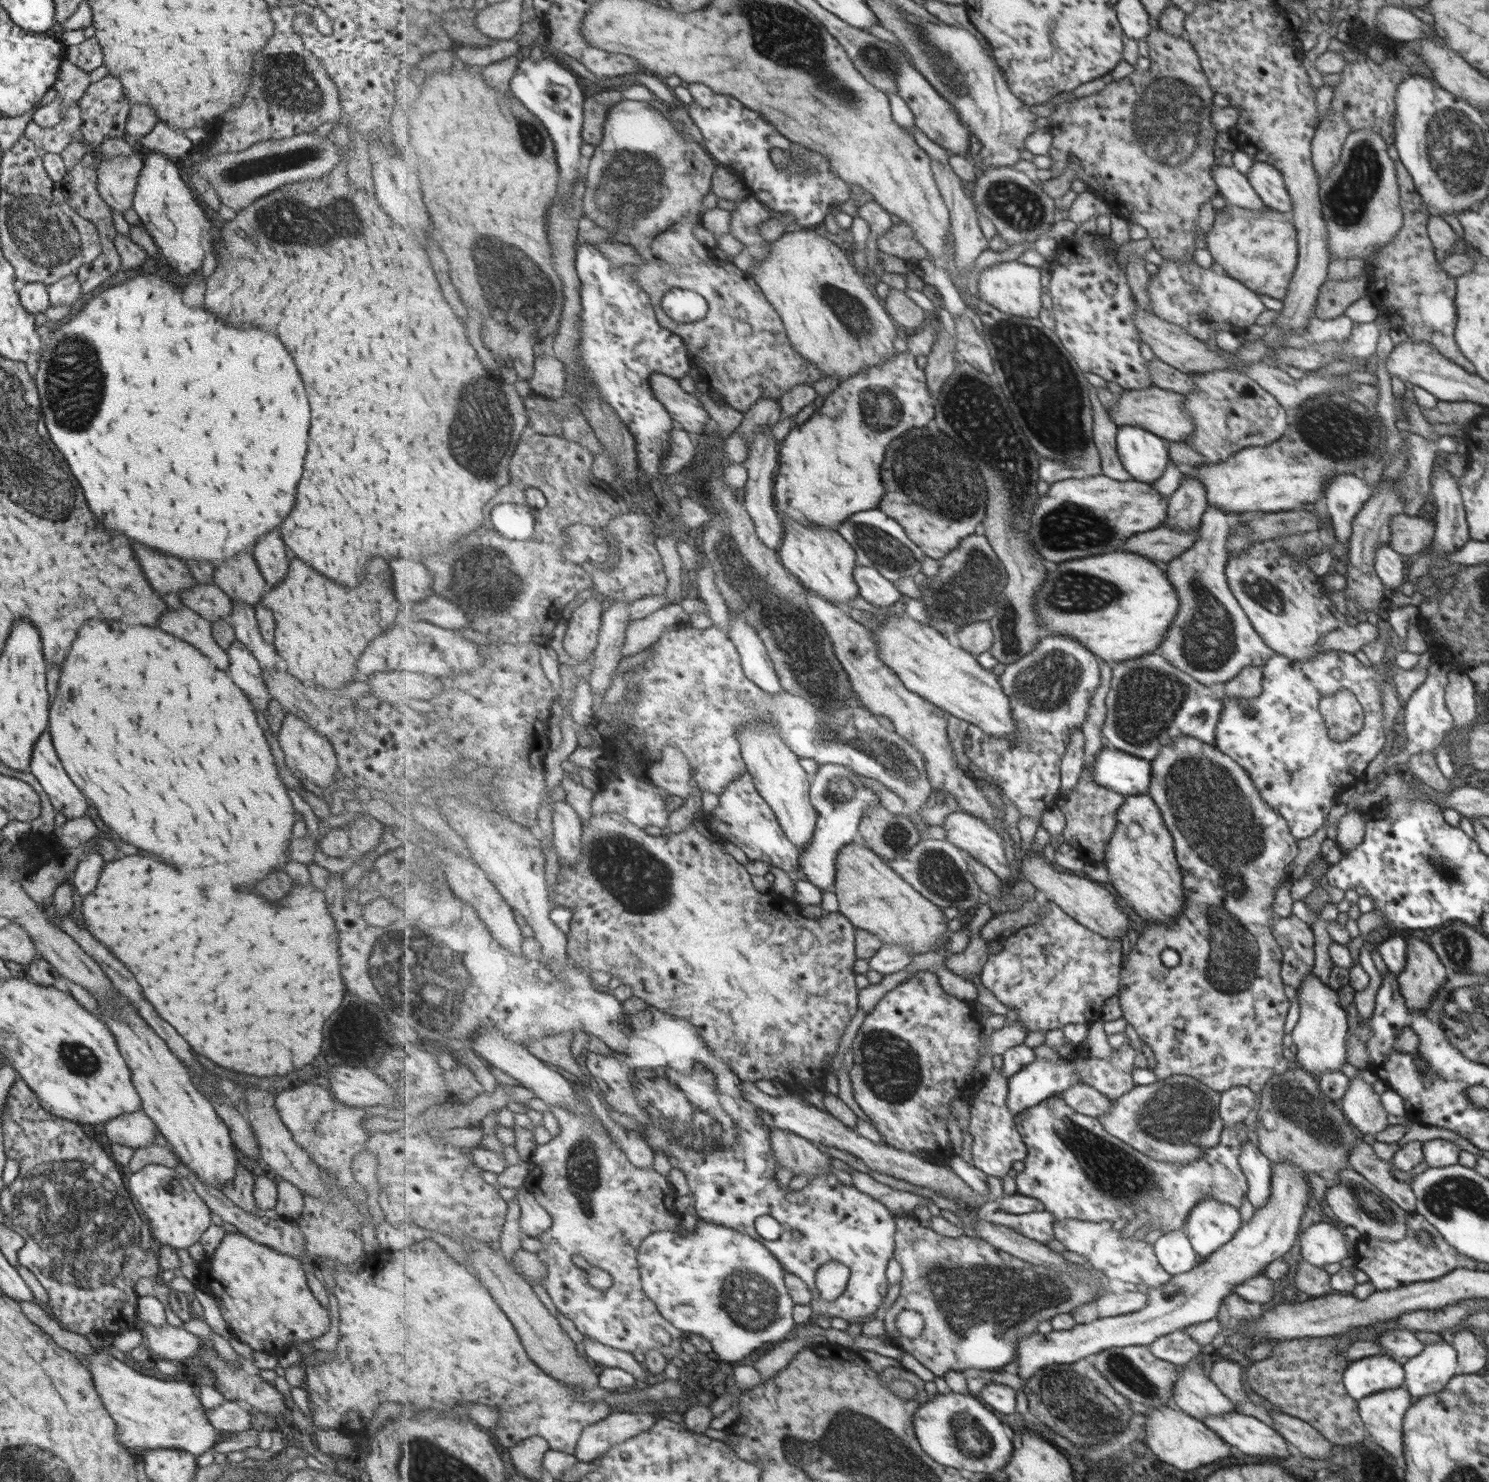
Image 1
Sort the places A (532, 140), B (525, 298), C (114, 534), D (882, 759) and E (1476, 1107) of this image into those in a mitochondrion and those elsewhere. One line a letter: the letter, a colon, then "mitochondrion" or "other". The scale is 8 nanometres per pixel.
A: mitochondrion
B: mitochondrion
C: other
D: mitochondrion
E: other

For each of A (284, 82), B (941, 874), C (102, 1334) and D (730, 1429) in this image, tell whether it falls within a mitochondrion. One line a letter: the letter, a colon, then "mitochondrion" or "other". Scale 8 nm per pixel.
A: mitochondrion
B: mitochondrion
C: other
D: other

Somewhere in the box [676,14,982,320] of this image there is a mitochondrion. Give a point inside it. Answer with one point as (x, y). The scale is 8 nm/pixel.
(955, 79)

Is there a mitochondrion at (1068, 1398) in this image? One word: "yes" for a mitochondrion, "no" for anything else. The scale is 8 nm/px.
yes

